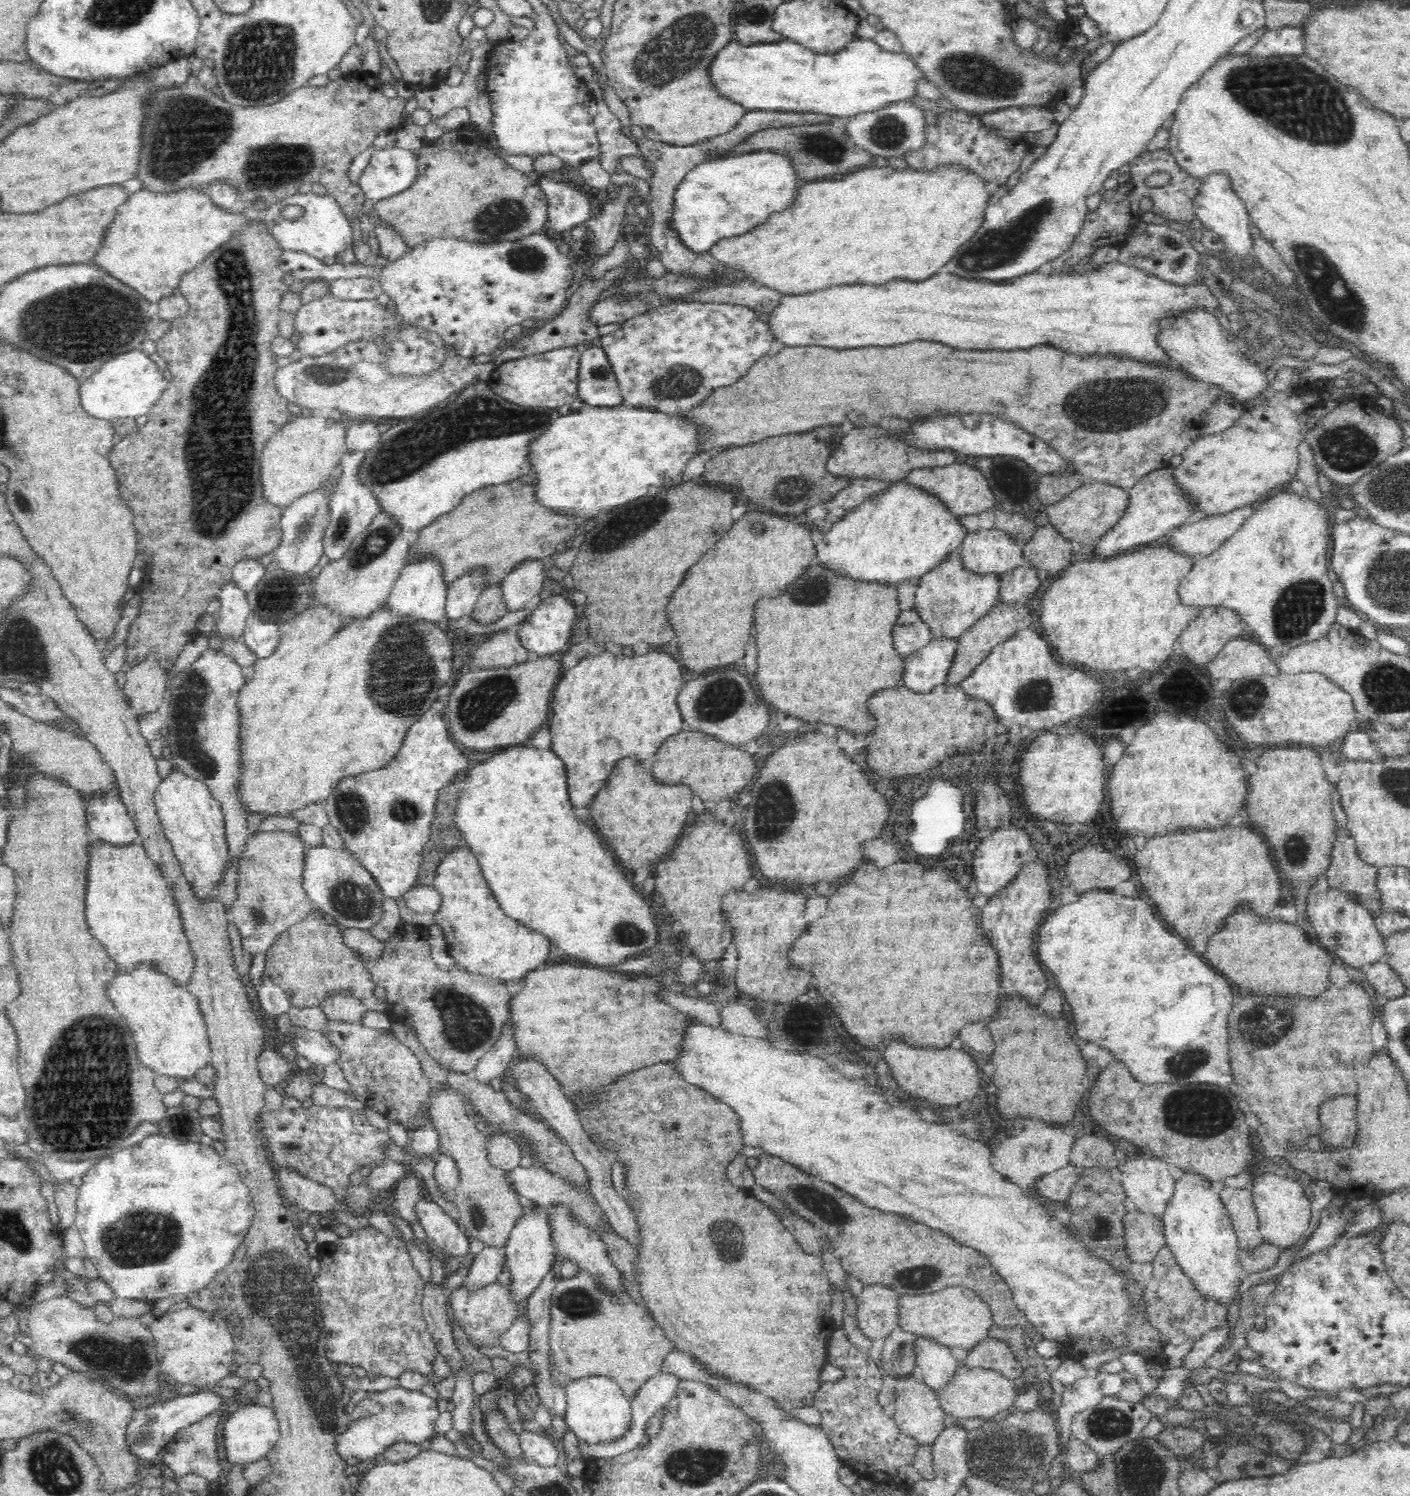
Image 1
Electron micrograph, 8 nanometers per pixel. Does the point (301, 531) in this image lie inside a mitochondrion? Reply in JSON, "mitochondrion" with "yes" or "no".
{"mitochondrion":"yes"}

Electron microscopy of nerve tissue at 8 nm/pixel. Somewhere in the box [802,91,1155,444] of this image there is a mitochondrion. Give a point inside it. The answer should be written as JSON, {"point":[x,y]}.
{"point":[998,248]}

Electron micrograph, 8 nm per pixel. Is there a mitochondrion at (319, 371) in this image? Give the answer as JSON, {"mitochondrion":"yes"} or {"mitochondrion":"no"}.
{"mitochondrion":"yes"}

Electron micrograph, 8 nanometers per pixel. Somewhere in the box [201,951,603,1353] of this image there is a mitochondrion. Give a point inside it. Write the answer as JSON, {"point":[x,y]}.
{"point":[466,1026]}

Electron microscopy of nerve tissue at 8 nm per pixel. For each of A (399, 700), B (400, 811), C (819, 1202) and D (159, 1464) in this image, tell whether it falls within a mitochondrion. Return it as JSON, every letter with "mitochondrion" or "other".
{"A":"mitochondrion","B":"mitochondrion","C":"mitochondrion","D":"other"}

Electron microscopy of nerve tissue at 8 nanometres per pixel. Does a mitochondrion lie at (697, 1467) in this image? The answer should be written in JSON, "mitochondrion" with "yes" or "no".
{"mitochondrion":"yes"}

